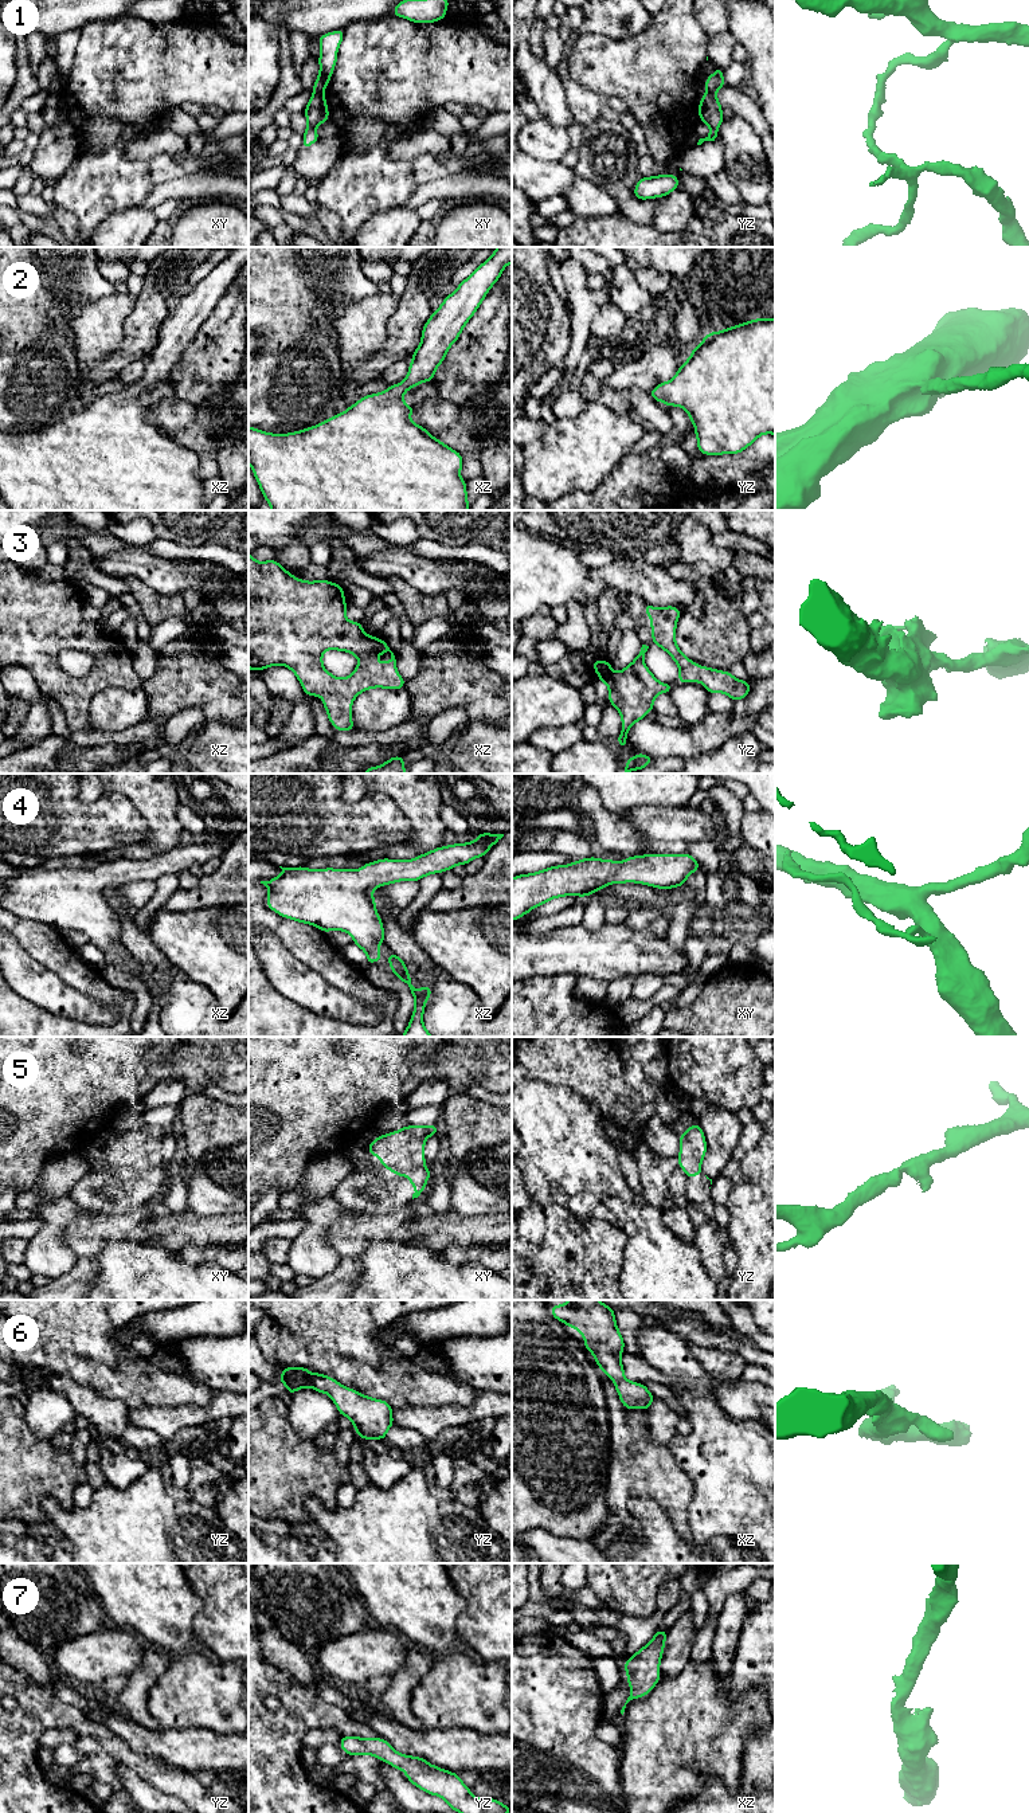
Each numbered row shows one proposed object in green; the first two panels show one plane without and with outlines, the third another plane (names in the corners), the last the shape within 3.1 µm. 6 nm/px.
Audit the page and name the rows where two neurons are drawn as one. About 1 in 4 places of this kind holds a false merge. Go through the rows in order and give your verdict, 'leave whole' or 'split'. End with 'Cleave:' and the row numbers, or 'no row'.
1: split
2: leave whole
3: leave whole
4: leave whole
5: leave whole
6: leave whole
7: leave whole
Cleave: 1

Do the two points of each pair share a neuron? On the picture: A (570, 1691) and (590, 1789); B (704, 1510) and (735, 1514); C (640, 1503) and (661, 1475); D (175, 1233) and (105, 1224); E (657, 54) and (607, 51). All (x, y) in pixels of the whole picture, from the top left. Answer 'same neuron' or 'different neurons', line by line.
A: same neuron
B: same neuron
C: different neurons
D: same neuron
E: same neuron

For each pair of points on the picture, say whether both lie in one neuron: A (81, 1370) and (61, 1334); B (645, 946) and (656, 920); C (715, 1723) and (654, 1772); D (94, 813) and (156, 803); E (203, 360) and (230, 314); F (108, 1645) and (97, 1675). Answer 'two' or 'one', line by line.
A: two
B: two
C: one
D: two
E: one
F: one

